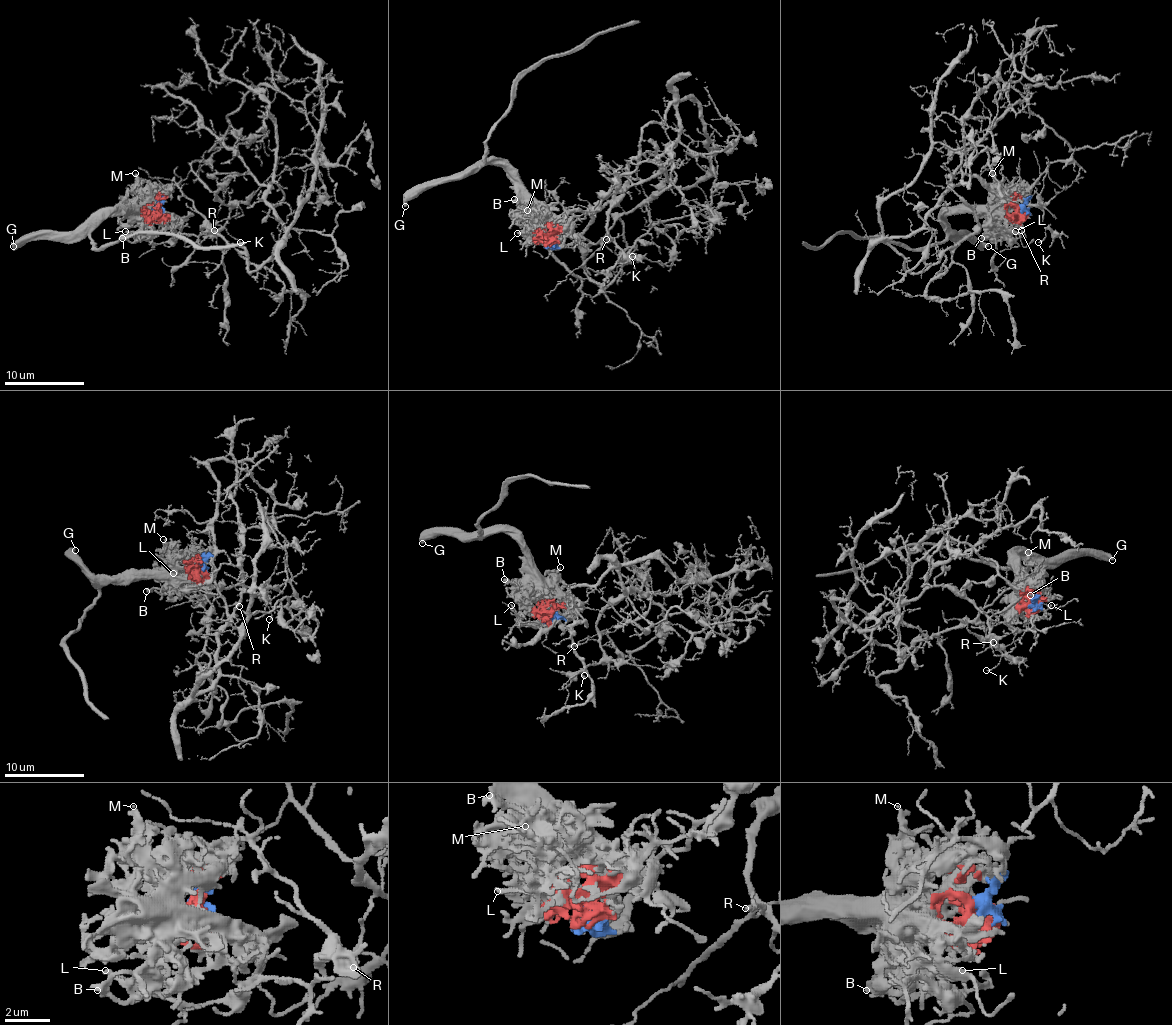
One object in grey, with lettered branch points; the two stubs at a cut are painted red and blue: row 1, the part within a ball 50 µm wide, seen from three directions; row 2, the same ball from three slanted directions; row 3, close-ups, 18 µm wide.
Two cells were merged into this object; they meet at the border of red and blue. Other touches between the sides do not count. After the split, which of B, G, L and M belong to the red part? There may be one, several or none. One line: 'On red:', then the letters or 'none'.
On red: B, G, L, M

